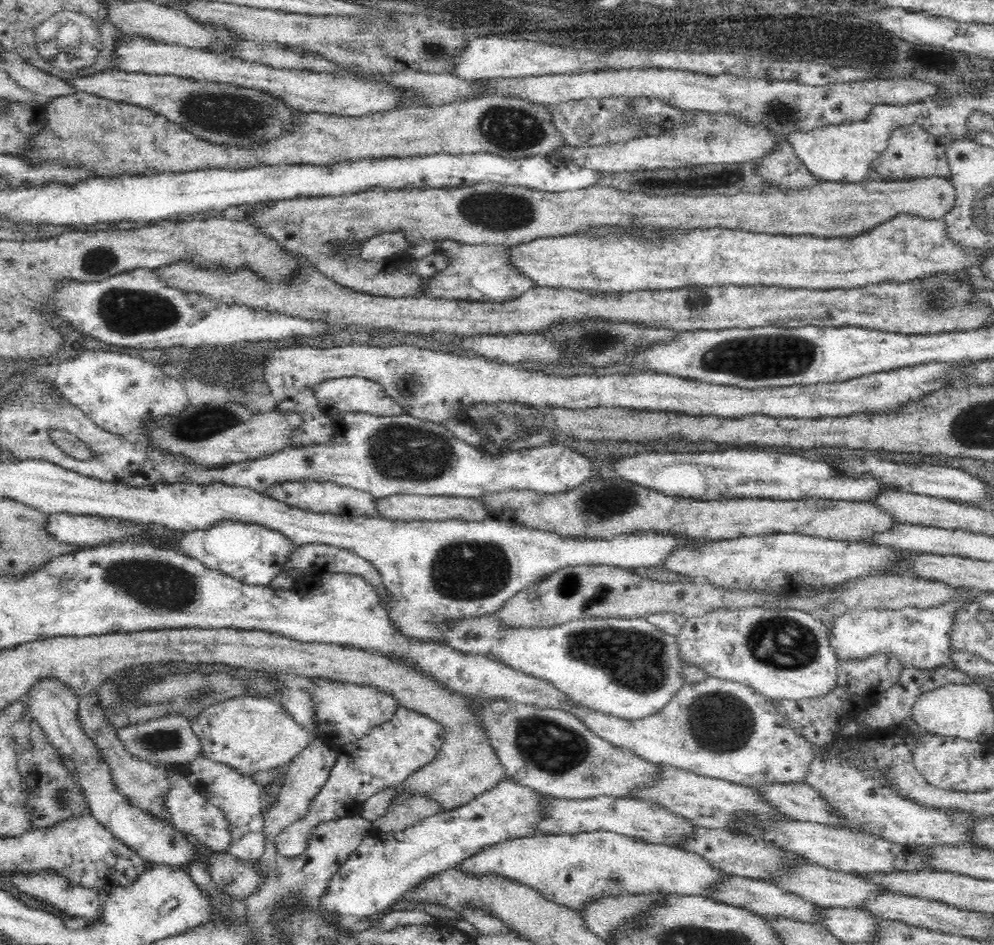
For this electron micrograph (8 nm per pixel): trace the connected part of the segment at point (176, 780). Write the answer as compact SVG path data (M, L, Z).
M173 765L171 768L173 768L173 773L169 779L173 787L169 795L166 795L165 801L173 820L173 826L184 835L189 834L189 836L199 838L214 851L226 852L232 842L230 821L220 808L216 808L211 802L208 802L208 799L190 784L183 773L183 767Z

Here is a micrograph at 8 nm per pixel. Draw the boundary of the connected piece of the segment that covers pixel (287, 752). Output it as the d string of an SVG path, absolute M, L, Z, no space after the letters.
M234 697L209 707L196 720L191 720L192 730L201 739L201 754L214 762L221 762L235 768L244 776L289 763L290 759L300 754L301 750L304 750L304 747L312 739L310 732L295 723L282 709L282 705L272 697Z

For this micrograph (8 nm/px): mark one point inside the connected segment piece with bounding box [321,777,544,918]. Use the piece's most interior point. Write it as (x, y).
(383, 868)

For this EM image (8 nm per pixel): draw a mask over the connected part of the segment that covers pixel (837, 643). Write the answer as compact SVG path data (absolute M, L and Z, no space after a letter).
M962 599L958 603L946 603L932 608L870 608L846 610L836 620L831 630L830 644L838 658L866 658L878 652L893 654L905 662L908 667L934 669L936 666L950 666L950 626L954 612L964 606Z

